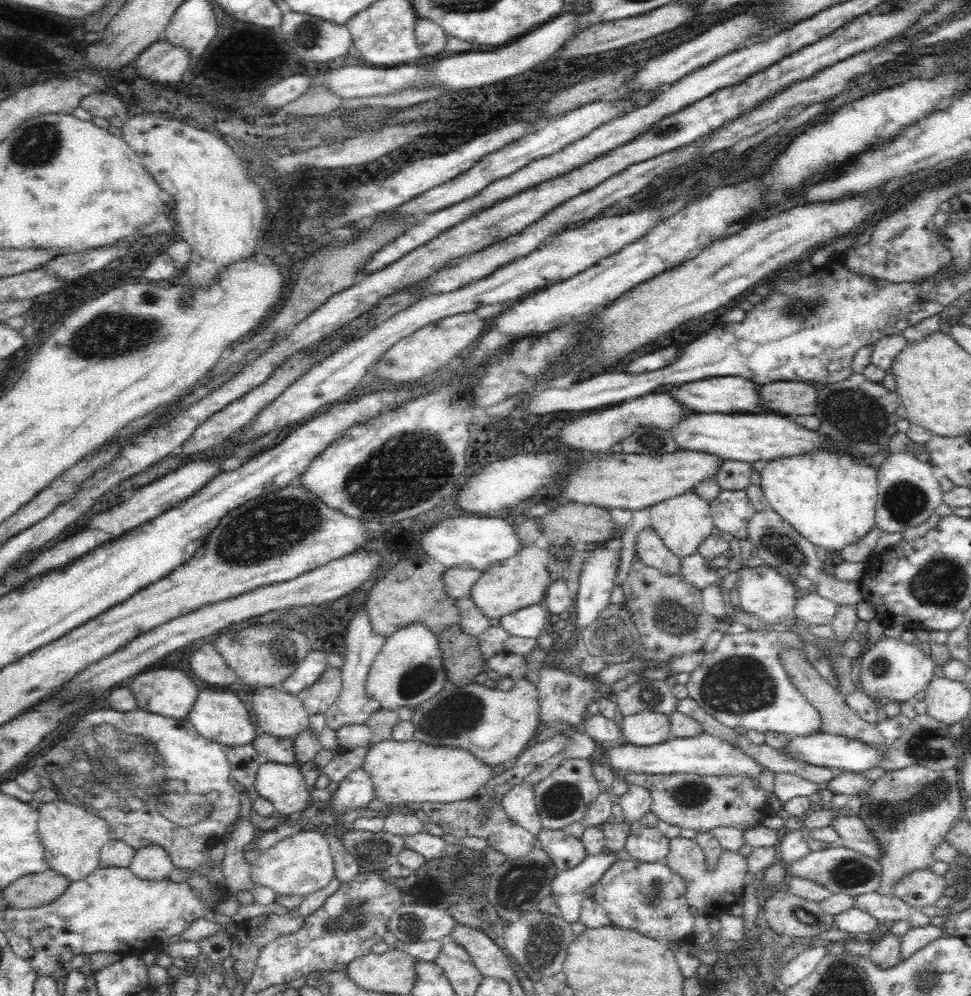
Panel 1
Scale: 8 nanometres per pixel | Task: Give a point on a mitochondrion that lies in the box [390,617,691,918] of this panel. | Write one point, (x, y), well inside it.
(460, 713)

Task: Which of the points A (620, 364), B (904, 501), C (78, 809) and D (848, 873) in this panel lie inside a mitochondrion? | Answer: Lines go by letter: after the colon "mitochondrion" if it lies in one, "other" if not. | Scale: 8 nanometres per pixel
A: other
B: mitochondrion
C: mitochondrion
D: mitochondrion

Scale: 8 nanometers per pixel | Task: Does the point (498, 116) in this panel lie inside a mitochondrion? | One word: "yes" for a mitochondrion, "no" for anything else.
no

